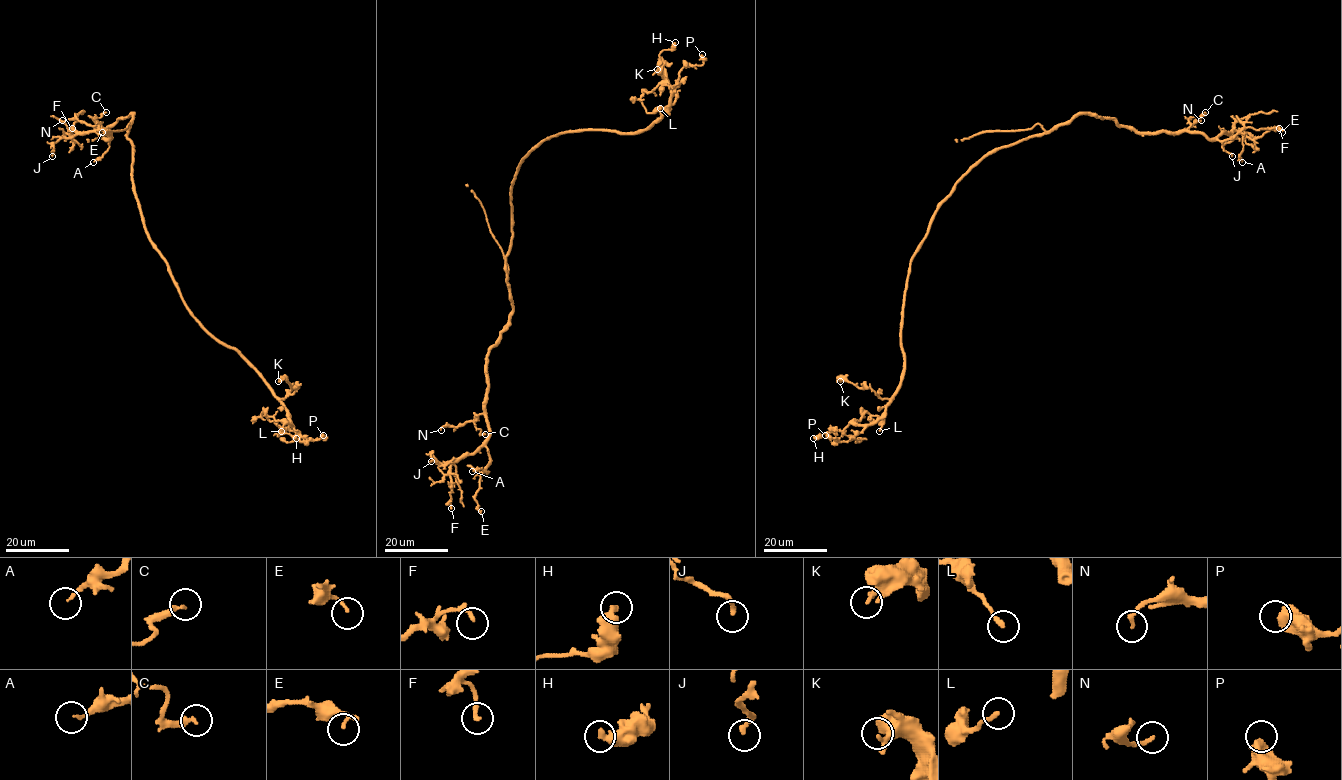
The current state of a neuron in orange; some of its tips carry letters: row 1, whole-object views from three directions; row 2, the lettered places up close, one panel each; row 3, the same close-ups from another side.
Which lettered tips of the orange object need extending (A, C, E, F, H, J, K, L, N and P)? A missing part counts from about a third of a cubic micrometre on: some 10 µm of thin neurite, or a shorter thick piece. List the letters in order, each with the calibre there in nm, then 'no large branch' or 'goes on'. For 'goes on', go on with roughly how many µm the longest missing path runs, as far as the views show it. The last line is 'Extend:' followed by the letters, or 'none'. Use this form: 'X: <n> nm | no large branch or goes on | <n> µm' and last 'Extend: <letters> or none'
A: 140 nm | no large branch
C: 240 nm | no large branch
E: 150 nm | no large branch
F: 200 nm | no large branch
H: 480 nm | no large branch
J: 240 nm | no large branch
K: 280 nm | no large branch
L: 200 nm | no large branch
N: 180 nm | no large branch
P: 600 nm | no large branch
Extend: none

